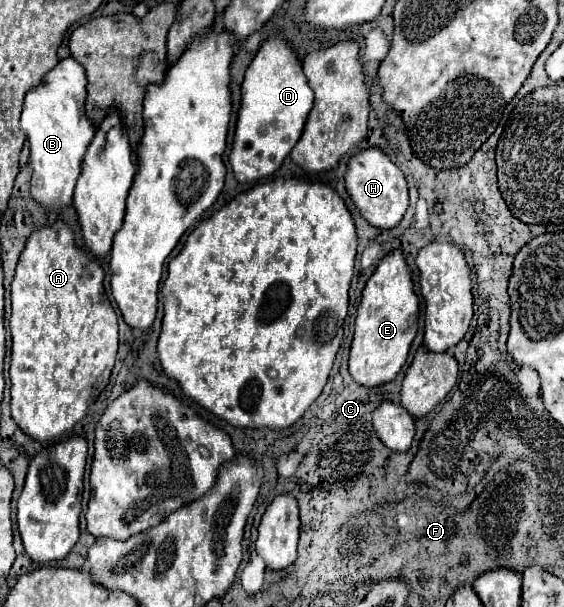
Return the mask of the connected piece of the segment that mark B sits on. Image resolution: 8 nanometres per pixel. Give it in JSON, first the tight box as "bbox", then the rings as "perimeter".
{"bbox":[21,59,95,213],"perimeter":[[[61,59],[43,81],[29,89],[21,113],[21,129],[27,133],[31,145],[31,193],[35,201],[49,211],[61,213],[73,199],[73,189],[81,173],[81,161],[93,139],[95,125],[85,113],[87,77],[83,67],[73,59]]]}

